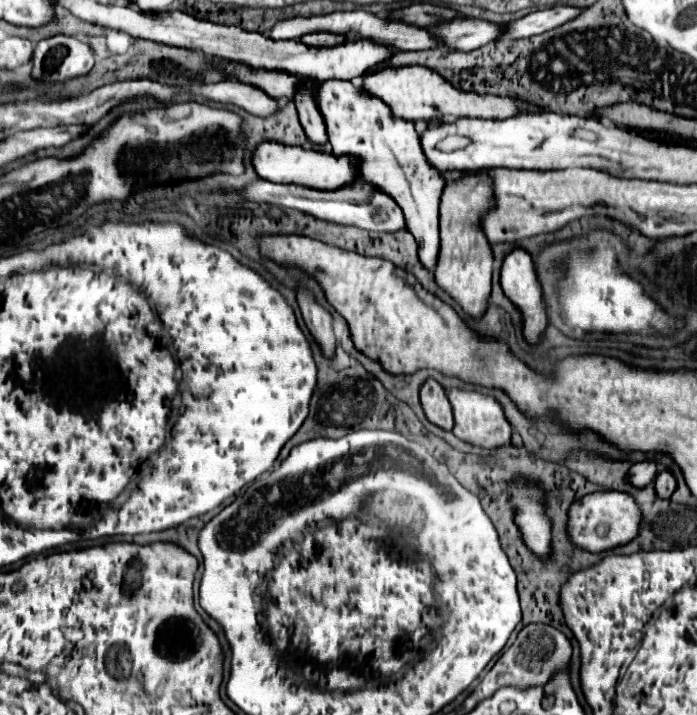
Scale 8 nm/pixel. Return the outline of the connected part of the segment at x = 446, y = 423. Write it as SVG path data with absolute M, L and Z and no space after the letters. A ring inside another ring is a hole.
M428 380L420 388L420 400L422 408L426 412L426 418L434 424L438 424L444 430L452 430L452 408L446 398L444 388L436 380Z

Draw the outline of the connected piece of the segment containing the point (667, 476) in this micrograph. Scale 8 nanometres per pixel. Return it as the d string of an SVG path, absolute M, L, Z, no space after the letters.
M664 470L656 476L656 492L660 498L670 498L672 492L676 490L676 478L670 470Z

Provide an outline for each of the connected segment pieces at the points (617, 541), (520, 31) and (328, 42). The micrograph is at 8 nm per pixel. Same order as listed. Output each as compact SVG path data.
M594 492L588 494L576 504L572 504L568 514L568 534L572 536L576 546L582 546L590 552L604 552L616 546L632 542L640 534L640 524L644 514L638 502L628 492Z
M554 6L548 10L536 10L526 16L522 16L516 22L510 22L504 26L504 32L498 40L520 40L530 38L534 34L542 34L546 30L552 30L556 26L562 26L564 22L572 20L580 14L580 8L572 6Z
M312 32L312 34L304 34L300 38L300 42L304 42L306 46L312 46L312 48L332 48L332 46L344 44L344 36L330 34L330 32Z

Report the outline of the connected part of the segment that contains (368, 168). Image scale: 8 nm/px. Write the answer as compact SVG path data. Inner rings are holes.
M324 80L314 88L314 100L324 116L328 128L328 140L336 156L352 154L364 160L362 178L376 188L384 188L396 204L404 210L408 230L418 242L418 256L426 270L432 270L438 262L440 232L438 232L438 204L444 190L444 178L424 160L420 152L420 136L414 122L394 118L388 104L380 98L356 88L348 80Z

